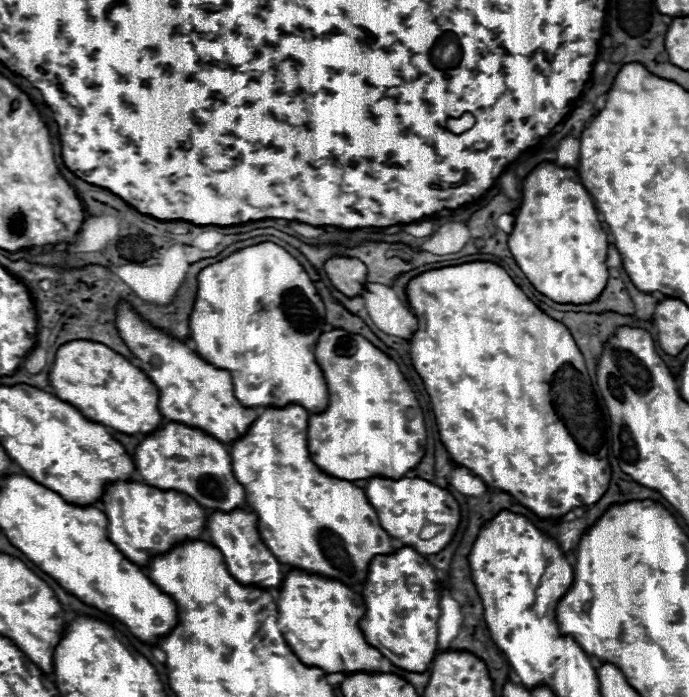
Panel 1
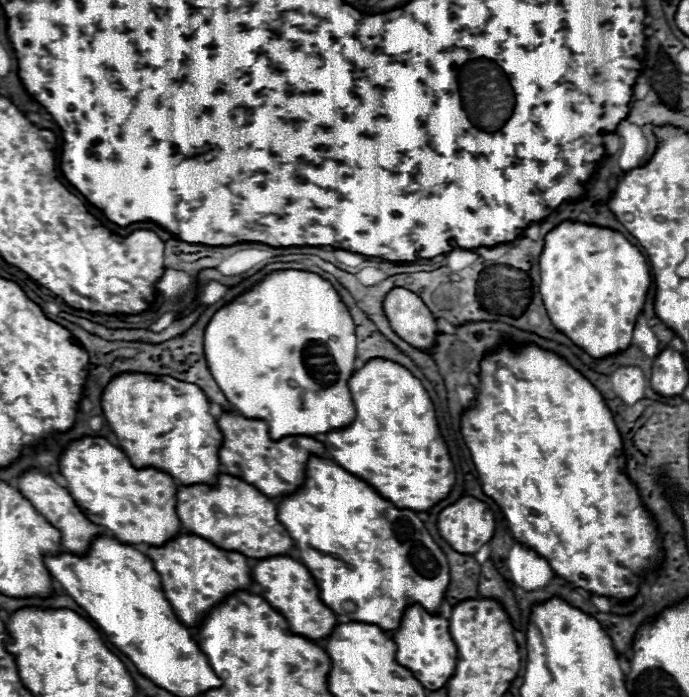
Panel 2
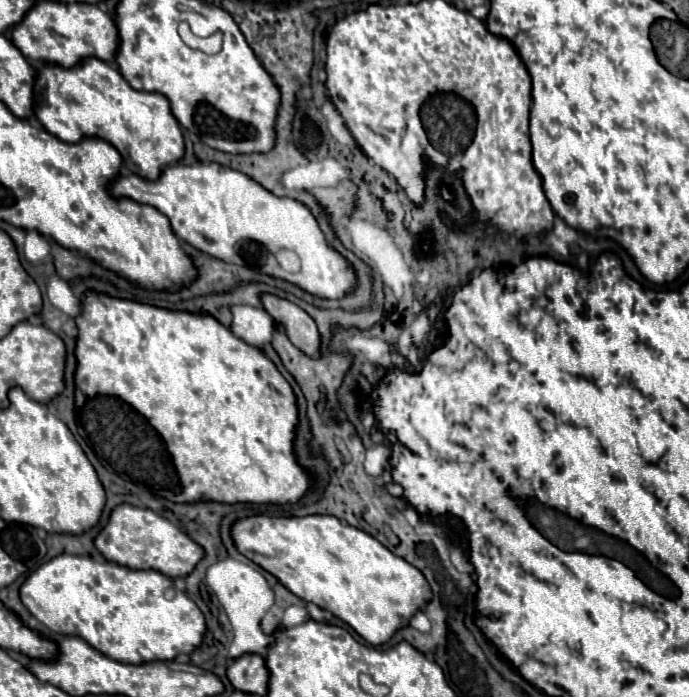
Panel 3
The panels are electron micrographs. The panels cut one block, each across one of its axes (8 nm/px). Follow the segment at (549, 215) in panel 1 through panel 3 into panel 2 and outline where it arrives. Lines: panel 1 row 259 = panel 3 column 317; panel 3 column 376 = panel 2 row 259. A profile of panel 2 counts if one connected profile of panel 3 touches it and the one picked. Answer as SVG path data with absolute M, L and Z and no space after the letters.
M562 222L544 238L544 252L540 256L540 294L544 308L552 324L592 358L618 354L632 344L632 332L650 286L652 276L644 256L620 232L580 222Z

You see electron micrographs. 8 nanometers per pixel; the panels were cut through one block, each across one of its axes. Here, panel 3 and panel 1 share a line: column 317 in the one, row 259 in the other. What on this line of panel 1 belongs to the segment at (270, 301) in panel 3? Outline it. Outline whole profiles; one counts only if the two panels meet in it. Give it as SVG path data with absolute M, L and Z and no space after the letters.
M336 254L324 262L324 272L332 286L346 296L358 296L364 290L366 266L356 258Z

